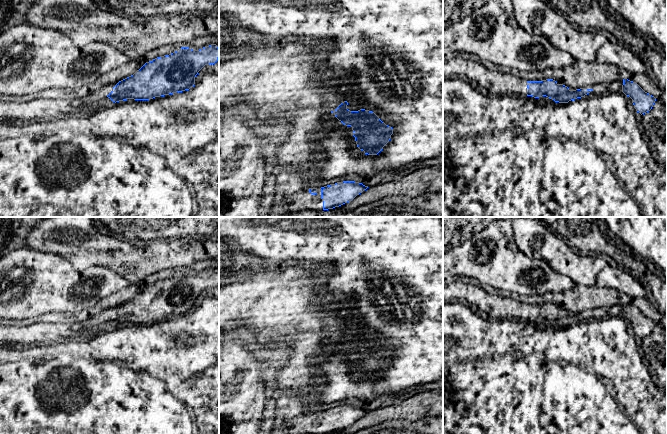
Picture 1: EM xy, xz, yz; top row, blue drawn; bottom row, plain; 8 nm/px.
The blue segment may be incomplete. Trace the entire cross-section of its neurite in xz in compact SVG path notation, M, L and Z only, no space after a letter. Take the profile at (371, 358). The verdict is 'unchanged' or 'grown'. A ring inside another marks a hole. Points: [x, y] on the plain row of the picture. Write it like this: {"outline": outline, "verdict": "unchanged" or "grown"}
{"outline": "M344 325L331 337L346 350L352 351L357 371L365 378L377 379L389 366L393 358L392 351L386 349L372 335L360 333L350 335Z", "verdict": "unchanged"}

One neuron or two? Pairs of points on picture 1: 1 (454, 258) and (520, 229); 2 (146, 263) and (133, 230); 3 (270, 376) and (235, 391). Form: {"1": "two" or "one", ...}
{"1": "two", "2": "two", "3": "two"}

